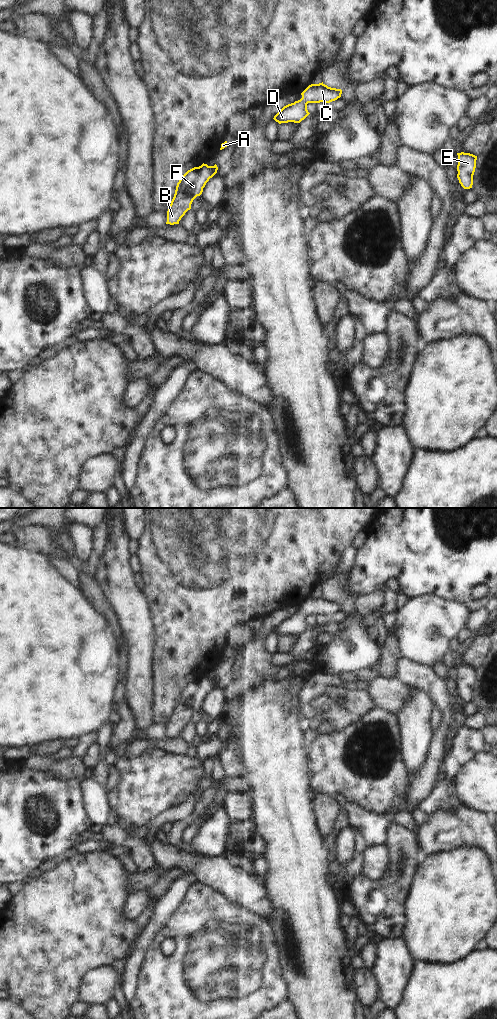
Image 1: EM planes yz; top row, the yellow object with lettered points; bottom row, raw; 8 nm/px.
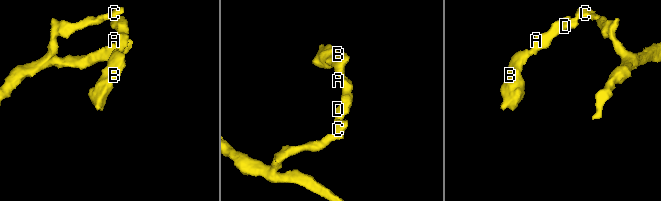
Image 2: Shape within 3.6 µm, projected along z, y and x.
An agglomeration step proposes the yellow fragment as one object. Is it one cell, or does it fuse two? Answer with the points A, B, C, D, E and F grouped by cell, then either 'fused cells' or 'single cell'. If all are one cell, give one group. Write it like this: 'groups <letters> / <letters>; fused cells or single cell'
groups A B C D E F; single cell

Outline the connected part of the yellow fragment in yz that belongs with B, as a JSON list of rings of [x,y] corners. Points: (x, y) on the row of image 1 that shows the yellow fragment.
[[[202,164],[188,170],[179,180],[174,197],[167,211],[166,224],[179,224],[185,213],[191,209],[193,200],[200,196],[206,183],[217,173],[218,167]]]

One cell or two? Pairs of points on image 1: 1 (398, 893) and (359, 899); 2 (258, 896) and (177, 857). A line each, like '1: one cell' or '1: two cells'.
1: one cell
2: one cell

